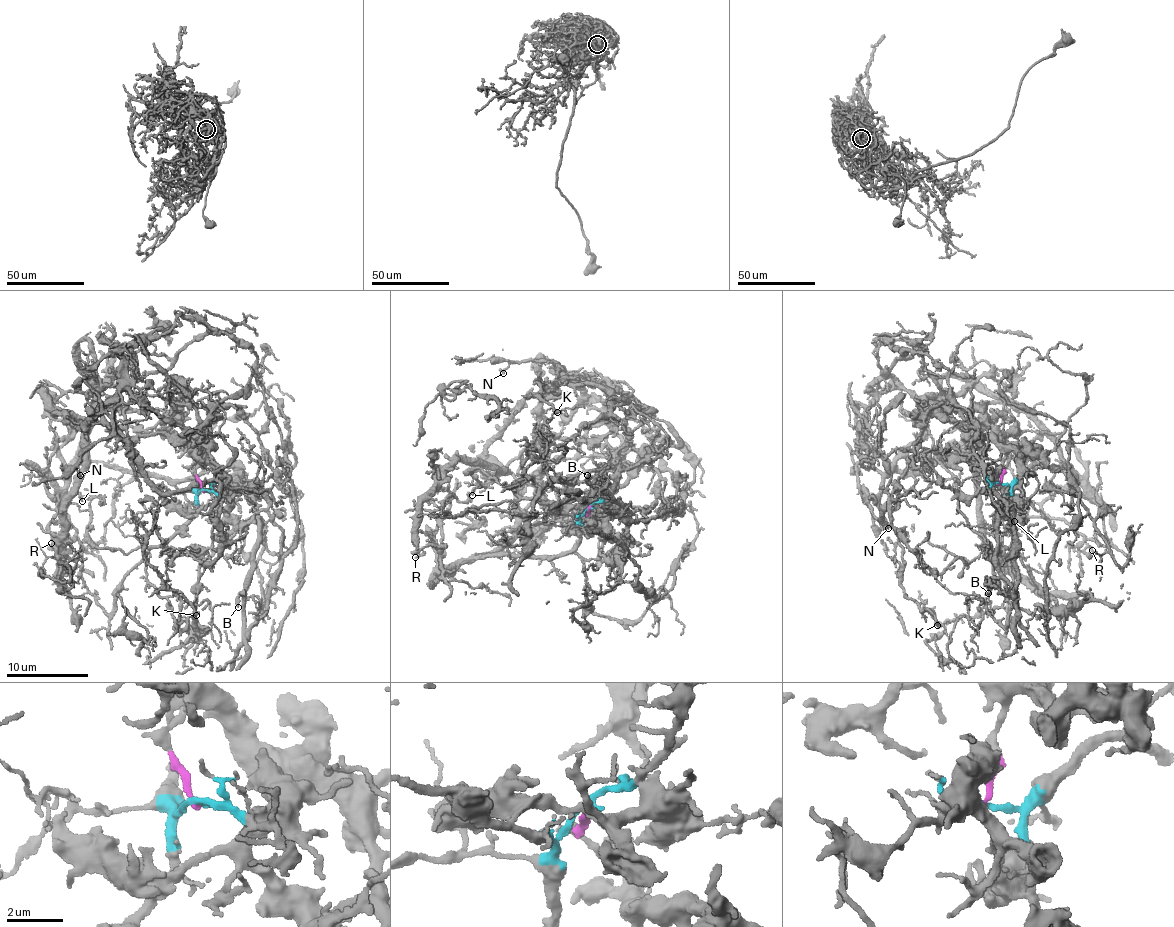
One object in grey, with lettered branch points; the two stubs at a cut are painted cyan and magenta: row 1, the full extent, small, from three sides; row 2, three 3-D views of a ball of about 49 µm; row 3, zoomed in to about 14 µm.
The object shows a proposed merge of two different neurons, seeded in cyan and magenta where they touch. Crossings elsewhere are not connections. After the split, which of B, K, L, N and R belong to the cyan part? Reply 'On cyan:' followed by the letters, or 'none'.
On cyan: K, L, N, R

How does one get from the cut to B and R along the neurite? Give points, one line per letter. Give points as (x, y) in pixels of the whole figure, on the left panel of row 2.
B: (203, 490), (195, 468), (213, 464), (254, 506), (259, 531), (251, 581), (238, 597), (238, 607)
R: (203, 490), (192, 478), (85, 462), (64, 485), (38, 472), (75, 529), (76, 536), (51, 542)

